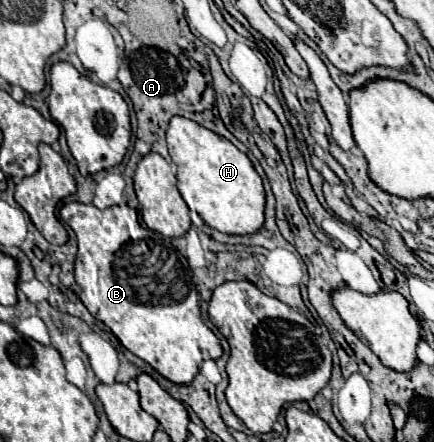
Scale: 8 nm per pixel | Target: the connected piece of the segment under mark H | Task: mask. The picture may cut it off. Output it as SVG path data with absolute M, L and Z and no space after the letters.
M173 117L167 129L167 145L171 161L177 165L177 181L179 191L189 209L195 209L199 217L209 225L211 229L217 229L227 235L253 235L261 229L265 221L265 191L259 173L255 171L249 157L239 151L231 141L225 137L201 127L195 121L189 121L185 117Z

